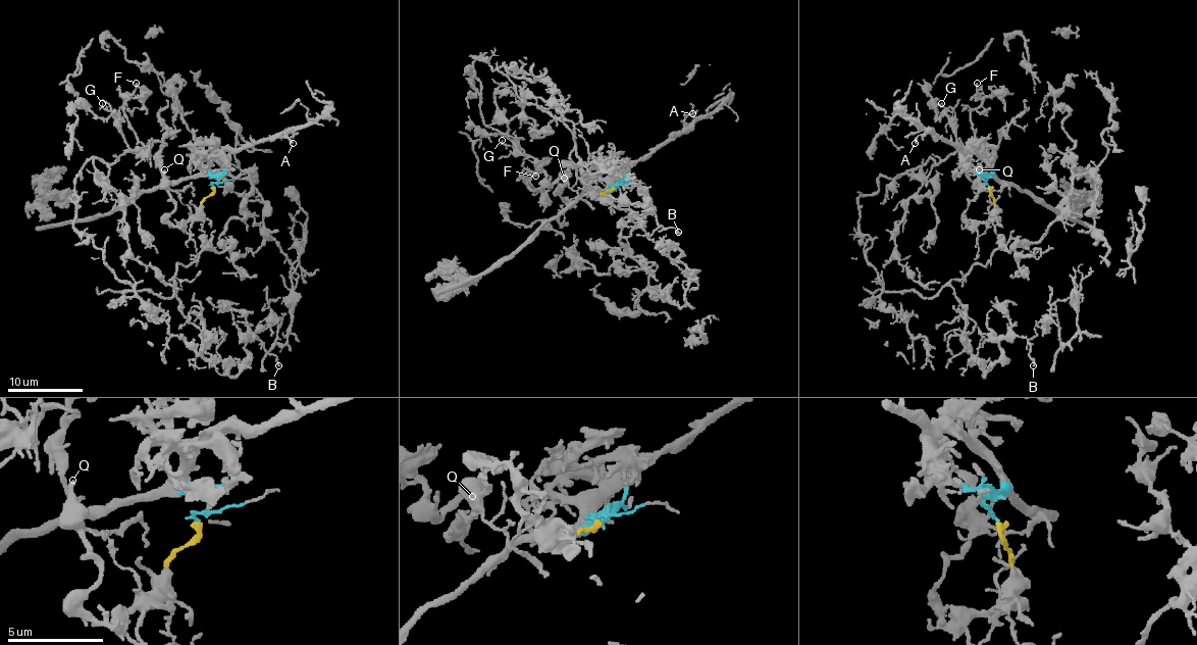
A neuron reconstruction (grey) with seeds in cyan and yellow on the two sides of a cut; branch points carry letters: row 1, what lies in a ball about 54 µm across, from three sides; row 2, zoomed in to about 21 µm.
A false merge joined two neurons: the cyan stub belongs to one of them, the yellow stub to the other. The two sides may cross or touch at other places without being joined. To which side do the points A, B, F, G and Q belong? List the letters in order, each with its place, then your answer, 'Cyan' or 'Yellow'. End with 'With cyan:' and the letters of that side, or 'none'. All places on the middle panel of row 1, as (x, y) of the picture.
A: Place: (692, 113). Cyan
B: Place: (678, 232). Yellow
F: Place: (535, 176). Yellow
G: Place: (502, 140). Yellow
Q: Place: (564, 178). Yellow
With cyan: A

